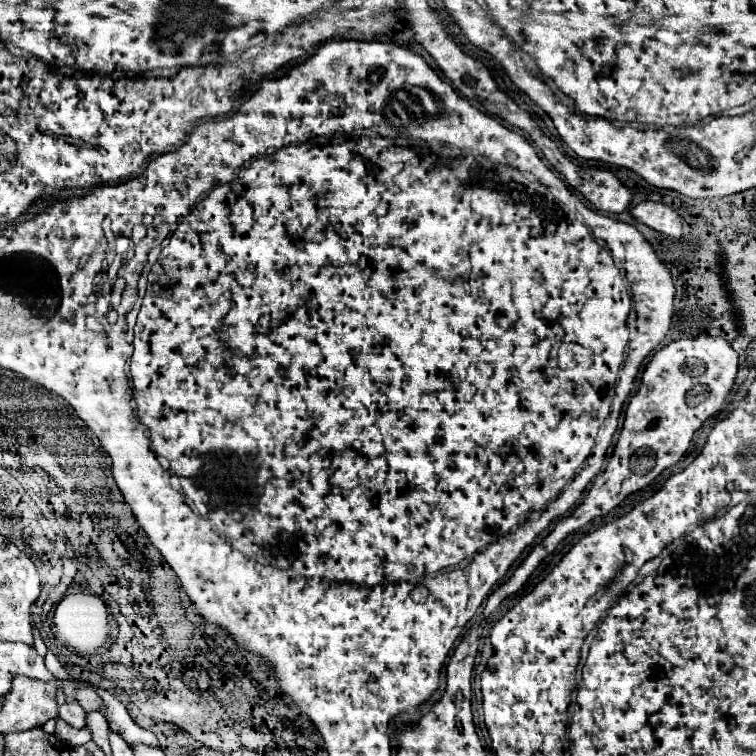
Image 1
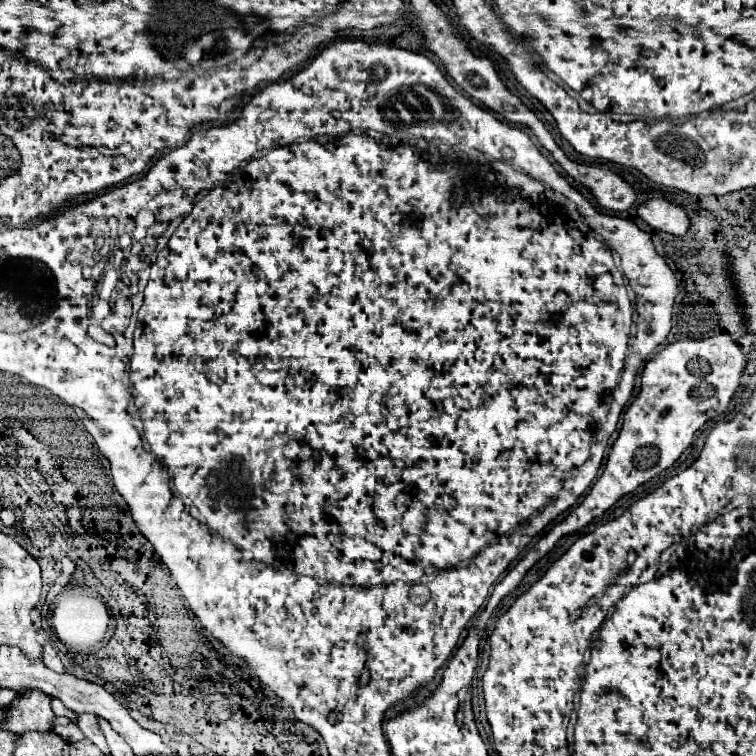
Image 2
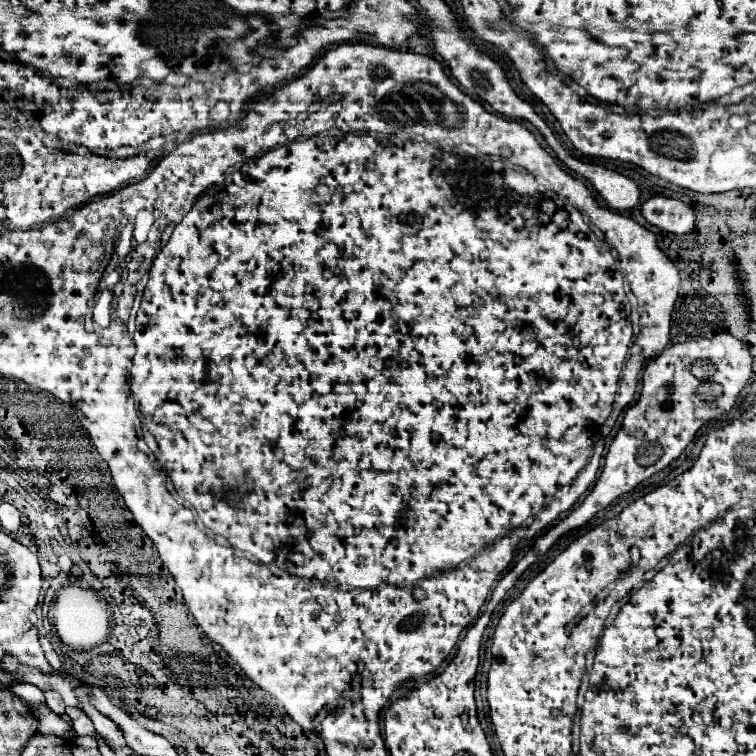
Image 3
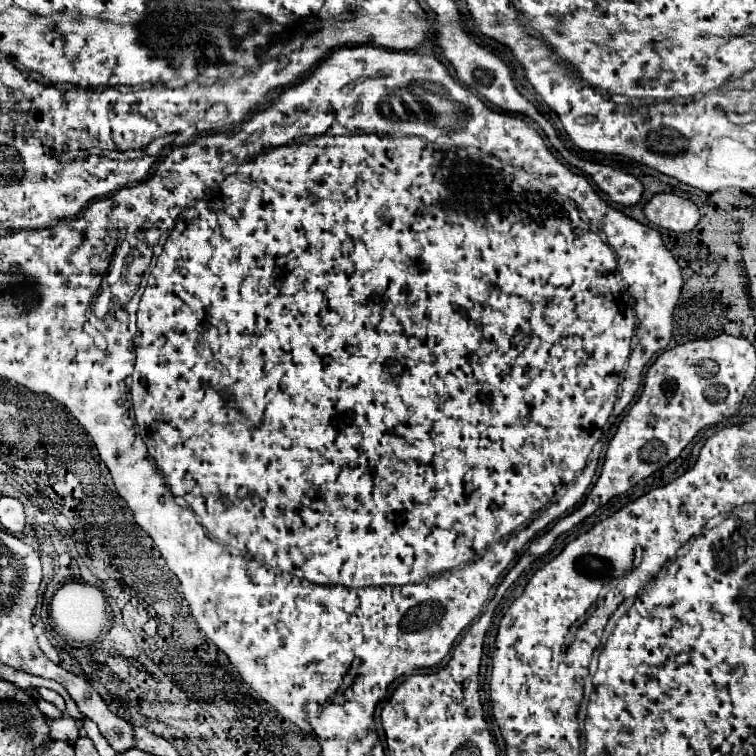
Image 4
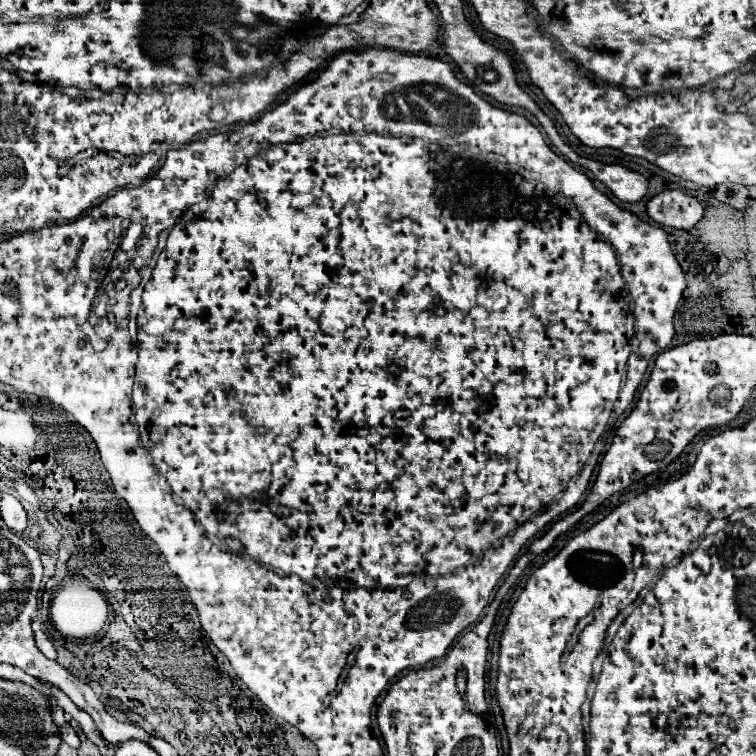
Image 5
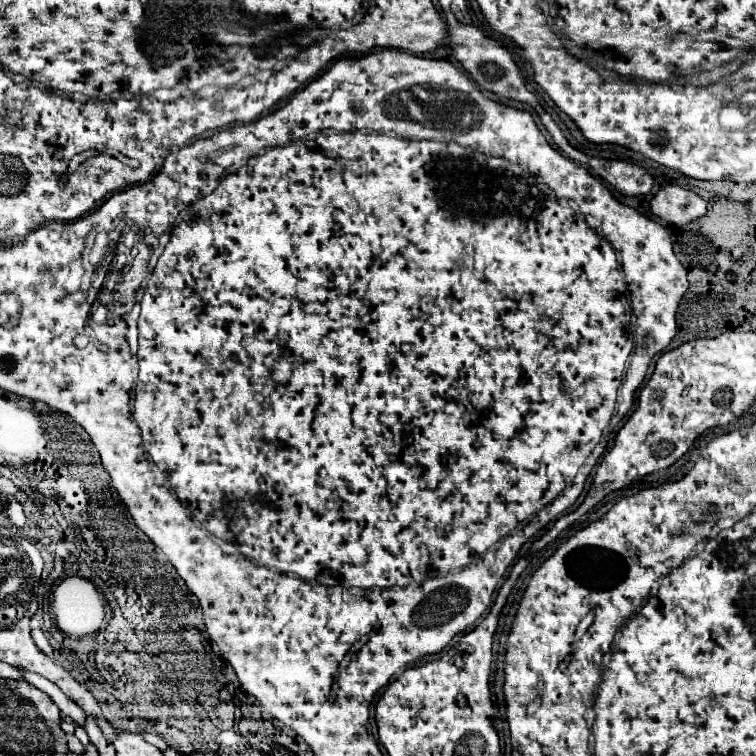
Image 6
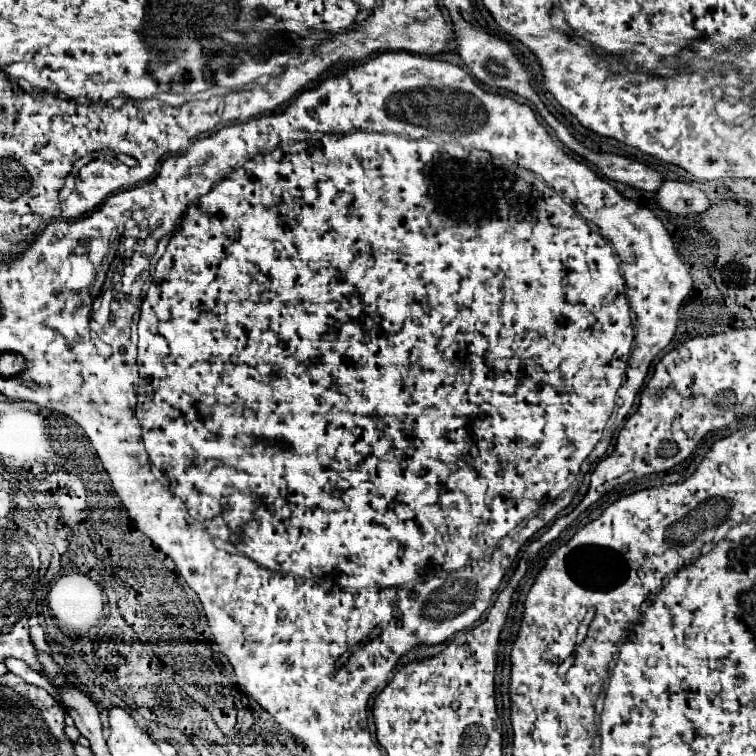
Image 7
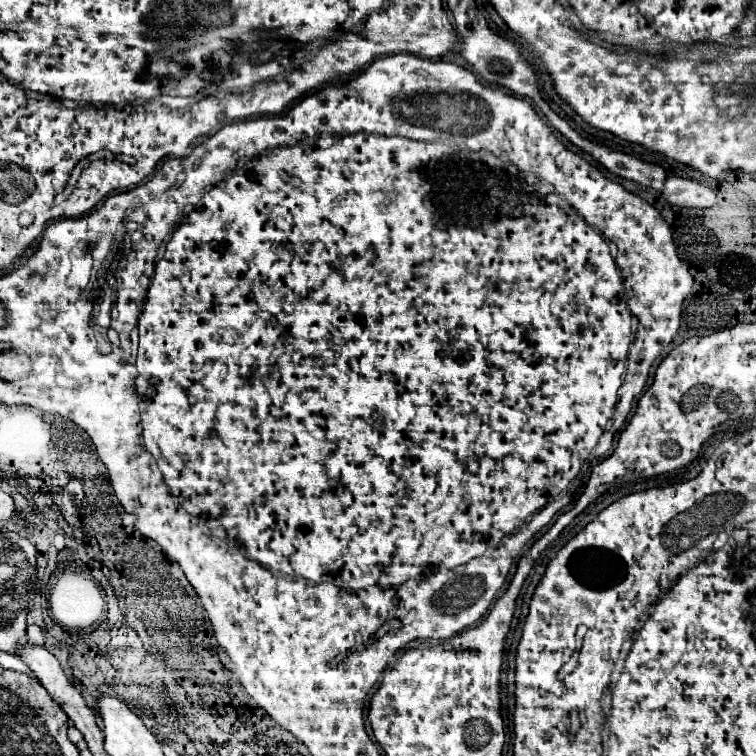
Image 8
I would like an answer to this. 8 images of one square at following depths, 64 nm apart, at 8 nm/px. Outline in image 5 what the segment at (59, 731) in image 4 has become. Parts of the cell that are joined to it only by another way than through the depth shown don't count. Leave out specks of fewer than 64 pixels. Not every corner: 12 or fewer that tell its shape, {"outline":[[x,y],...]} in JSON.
{"outline":[[60,726],[60,738],[78,748],[80,738],[76,730],[70,726]]}

